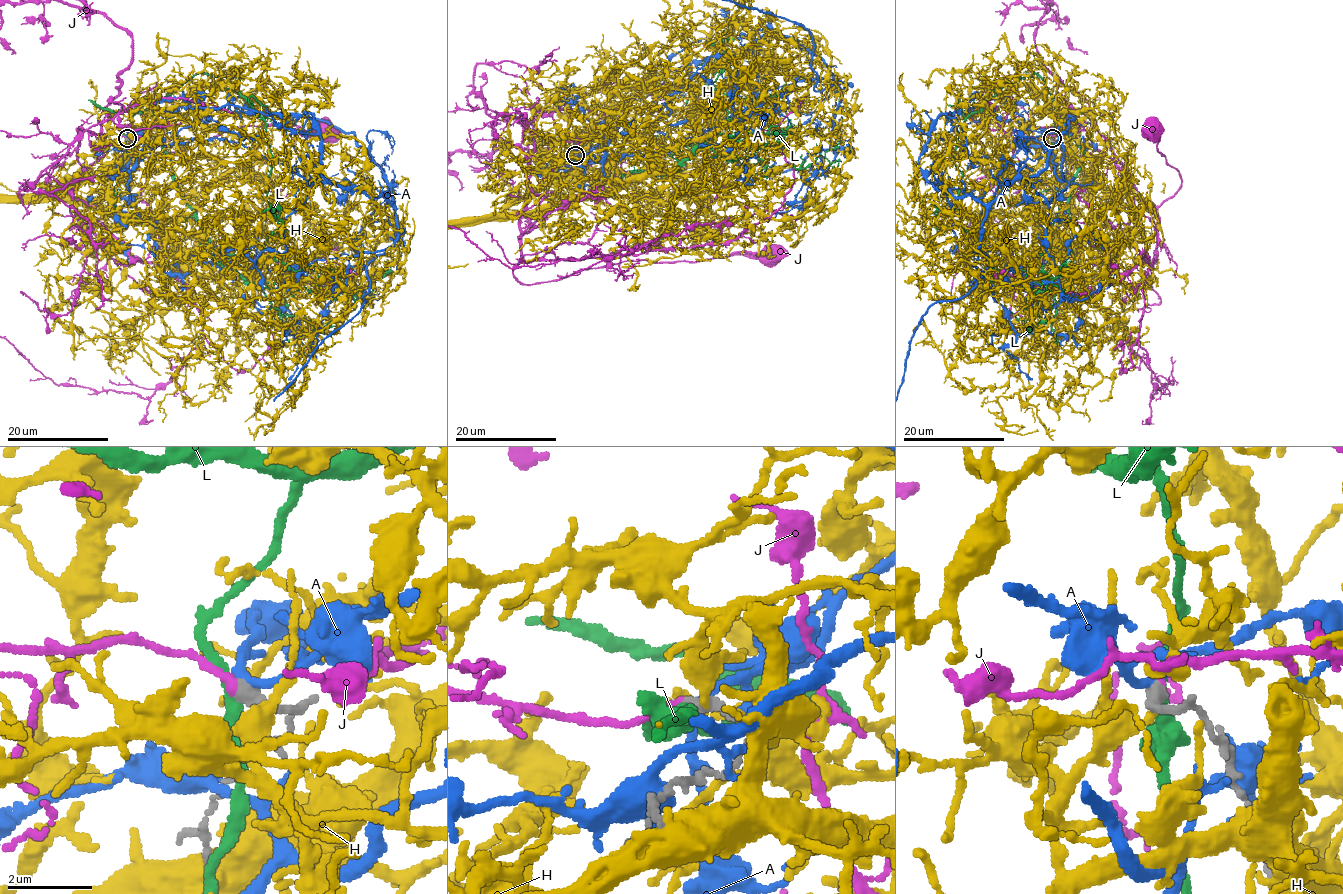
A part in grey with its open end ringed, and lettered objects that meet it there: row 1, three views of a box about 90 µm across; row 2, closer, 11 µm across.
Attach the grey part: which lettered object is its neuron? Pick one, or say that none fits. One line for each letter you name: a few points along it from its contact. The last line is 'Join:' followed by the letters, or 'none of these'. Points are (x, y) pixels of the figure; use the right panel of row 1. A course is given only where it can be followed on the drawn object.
J: via (1051, 138), (1041, 128), (1095, 145), (1158, 206), (1181, 178), (1151, 130)
Join: J

